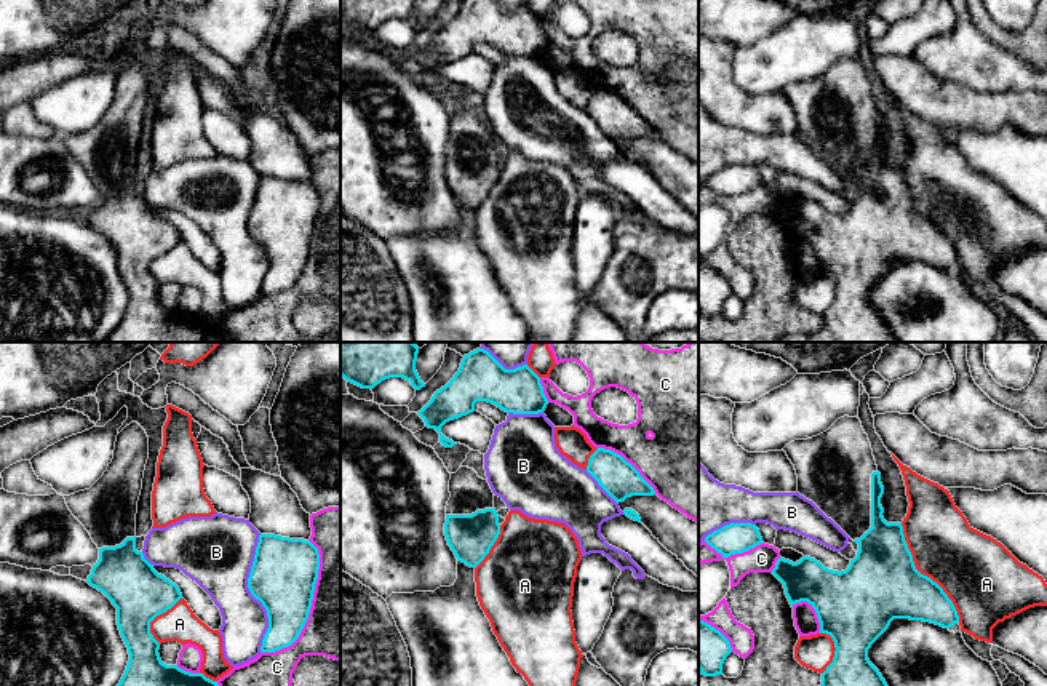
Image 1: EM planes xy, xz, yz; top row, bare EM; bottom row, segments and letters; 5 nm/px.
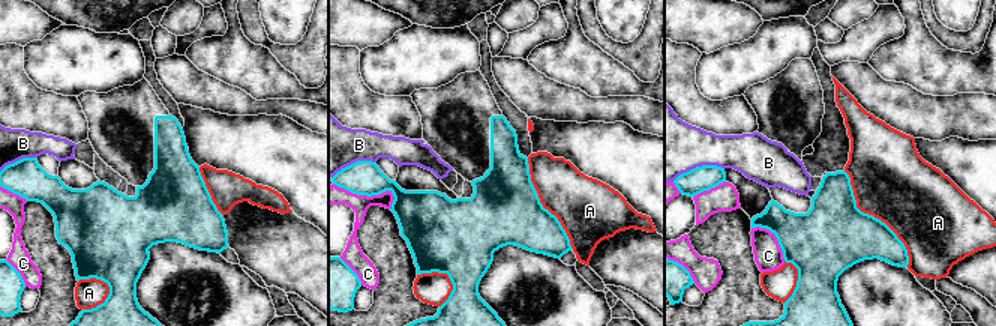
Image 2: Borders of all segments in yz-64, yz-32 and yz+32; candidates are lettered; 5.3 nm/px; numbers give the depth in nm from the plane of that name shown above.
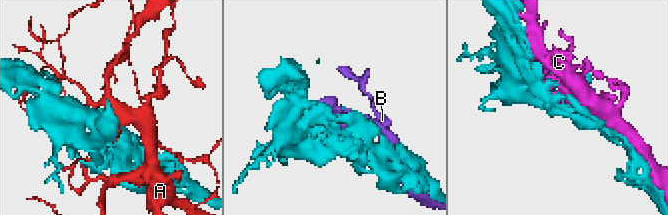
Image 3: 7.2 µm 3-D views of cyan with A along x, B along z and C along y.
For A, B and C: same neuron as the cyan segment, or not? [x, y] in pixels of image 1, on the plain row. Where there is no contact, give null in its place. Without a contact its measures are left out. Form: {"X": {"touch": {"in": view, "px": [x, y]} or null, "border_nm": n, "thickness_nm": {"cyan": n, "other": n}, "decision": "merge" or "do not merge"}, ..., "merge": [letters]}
{"A": {"touch": {"in": "yz", "px": [923, 216]}, "border_nm": 600, "thickness_nm": {"cyan": 380, "other": 360}, "decision": "do not merge"}, "B": {"touch": {"in": "xy", "px": [251, 235]}, "border_nm": 600, "thickness_nm": {"cyan": 340, "other": 340}, "decision": "do not merge"}, "C": {"touch": {"in": "xy", "px": [310, 248]}, "border_nm": 600, "thickness_nm": {"cyan": 340, "other": 320}, "decision": "do not merge"}, "merge": []}

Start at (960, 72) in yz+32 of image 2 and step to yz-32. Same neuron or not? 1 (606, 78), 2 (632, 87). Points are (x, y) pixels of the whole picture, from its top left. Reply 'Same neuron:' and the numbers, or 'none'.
Same neuron: 1, 2

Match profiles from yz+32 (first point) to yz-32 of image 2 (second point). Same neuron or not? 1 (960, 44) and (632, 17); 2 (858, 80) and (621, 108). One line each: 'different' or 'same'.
1: different
2: same

